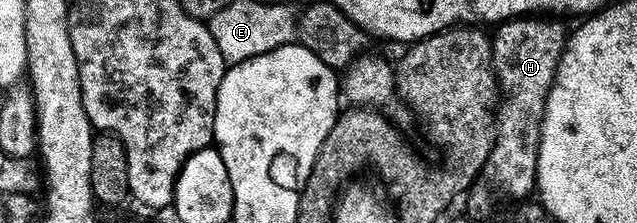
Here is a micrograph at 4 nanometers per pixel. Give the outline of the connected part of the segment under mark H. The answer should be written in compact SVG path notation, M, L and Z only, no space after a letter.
M518 17L516 19L506 19L505 22L496 24L495 31L497 35L492 36L493 40L493 70L497 72L497 85L503 98L500 100L499 106L495 111L495 134L493 137L493 148L491 153L485 158L483 170L485 175L502 191L505 195L510 195L513 201L521 201L526 197L534 194L537 185L537 162L539 161L539 141L541 140L541 126L543 125L543 117L545 116L545 102L551 93L551 85L555 81L555 73L557 66L561 60L562 53L565 52L565 41L567 38L567 27L565 27L560 18L557 17Z

